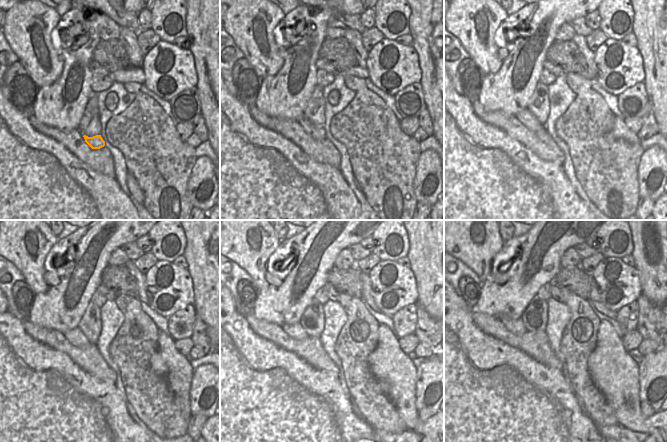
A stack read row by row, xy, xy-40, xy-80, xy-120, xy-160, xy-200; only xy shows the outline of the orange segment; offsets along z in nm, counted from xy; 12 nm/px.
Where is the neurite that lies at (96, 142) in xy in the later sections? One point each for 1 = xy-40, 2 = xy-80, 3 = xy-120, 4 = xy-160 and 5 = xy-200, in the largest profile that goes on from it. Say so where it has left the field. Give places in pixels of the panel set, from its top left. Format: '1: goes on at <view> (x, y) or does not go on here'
1: goes on at xy-40 (316, 133)
2: goes on at xy-80 (525, 116)
3: goes on at xy-120 (75, 336)
4: goes on at xy-160 (296, 331)
5: goes on at xy-200 (515, 326)

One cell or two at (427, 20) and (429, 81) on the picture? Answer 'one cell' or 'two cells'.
one cell

